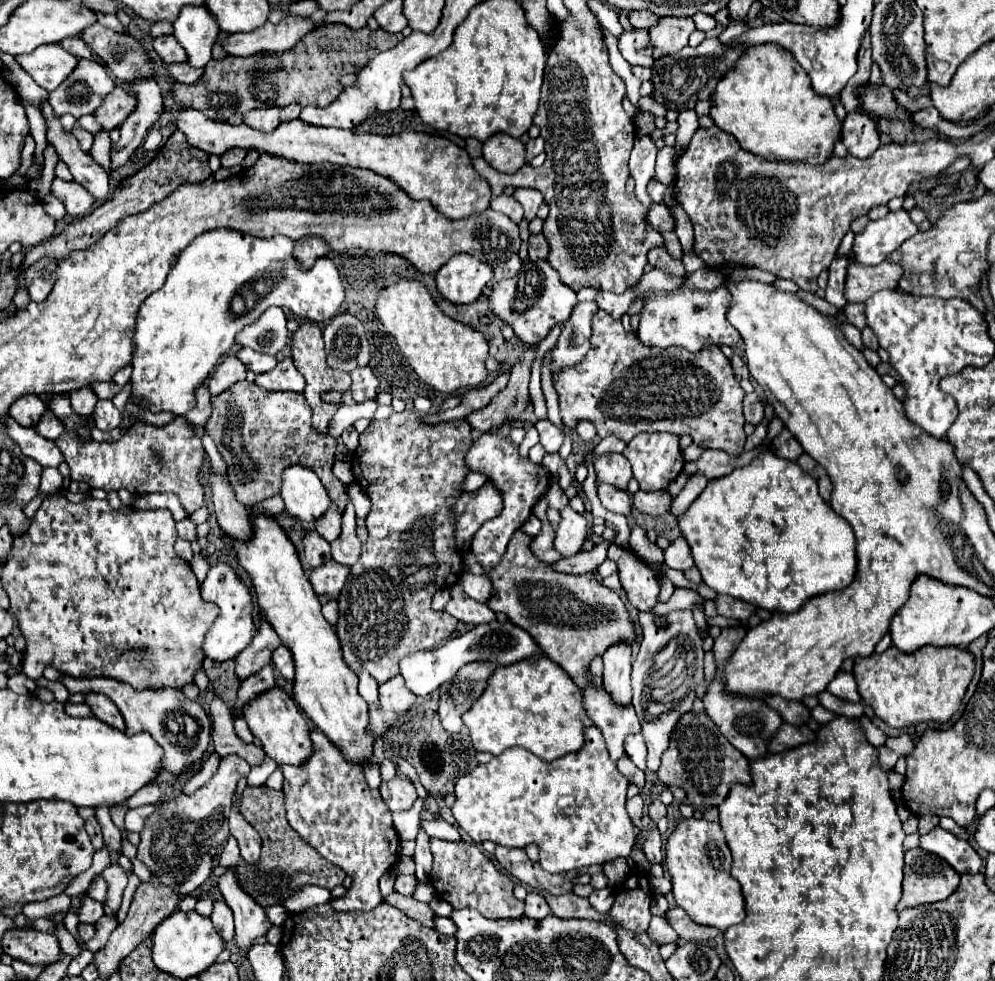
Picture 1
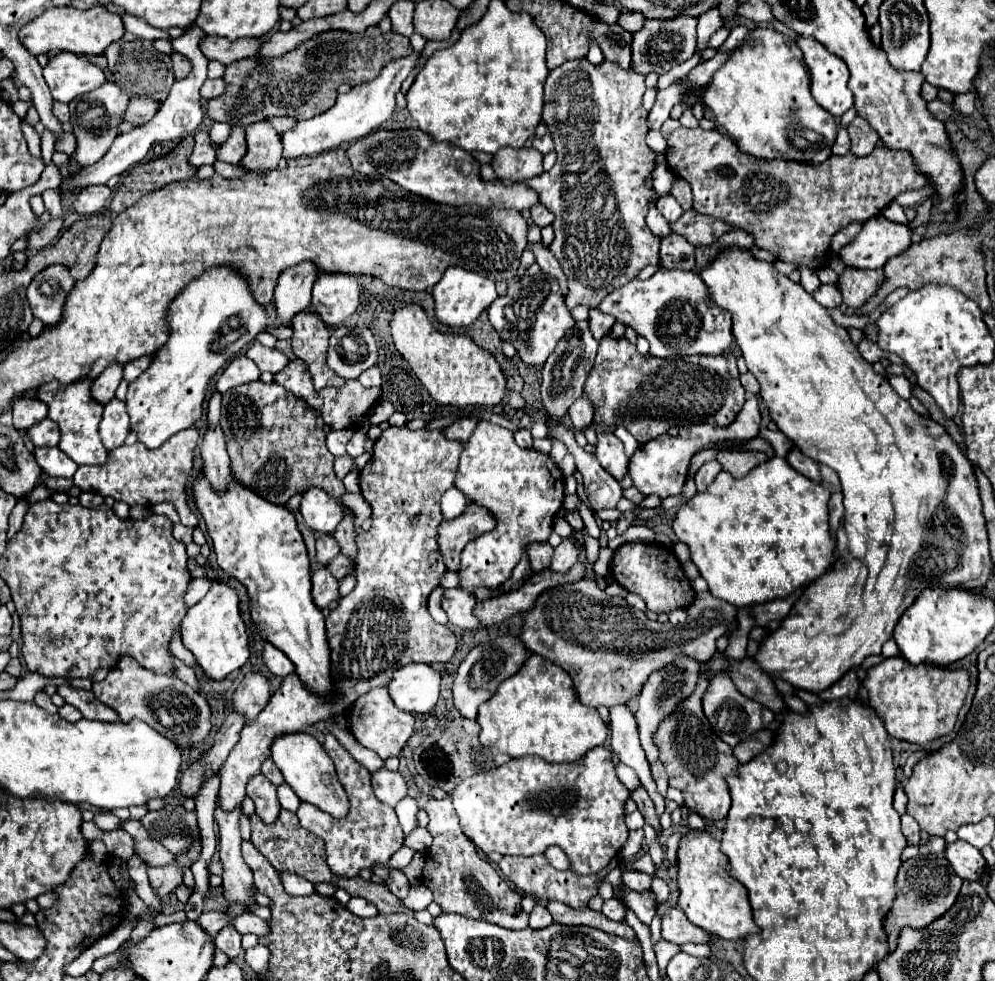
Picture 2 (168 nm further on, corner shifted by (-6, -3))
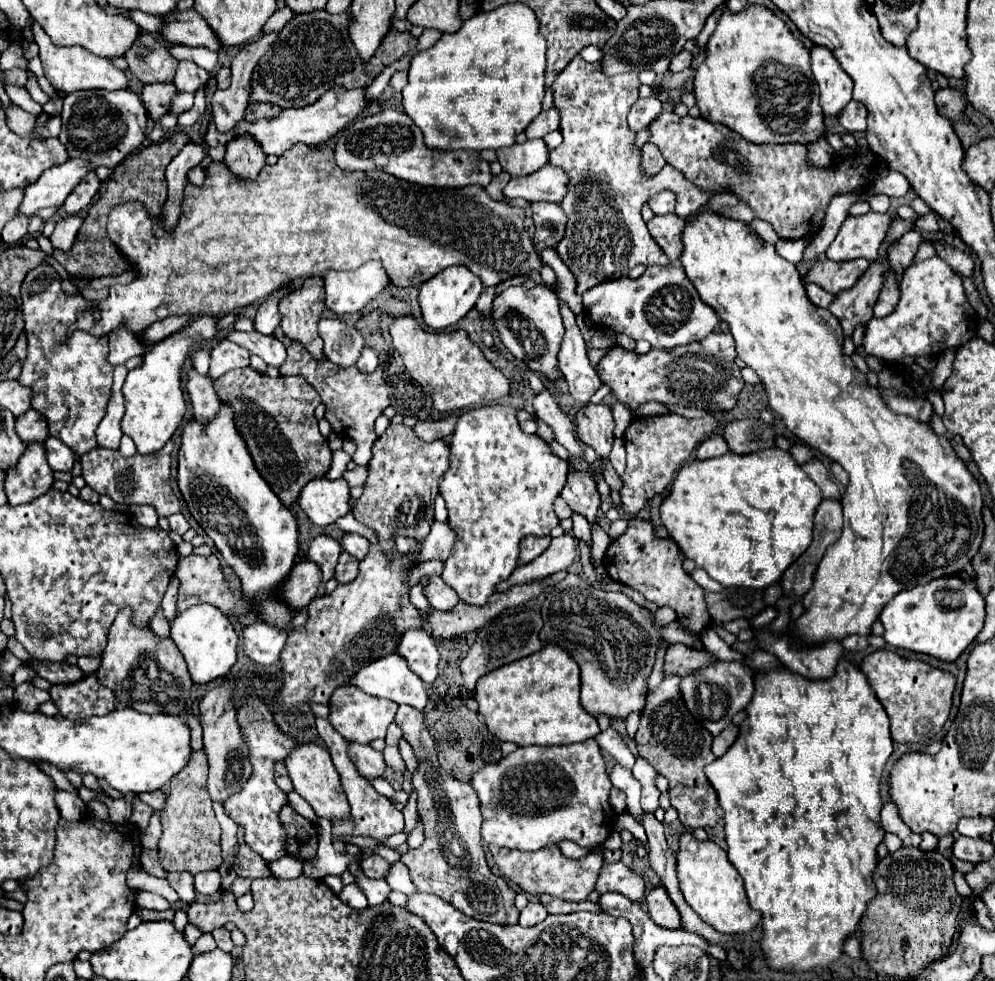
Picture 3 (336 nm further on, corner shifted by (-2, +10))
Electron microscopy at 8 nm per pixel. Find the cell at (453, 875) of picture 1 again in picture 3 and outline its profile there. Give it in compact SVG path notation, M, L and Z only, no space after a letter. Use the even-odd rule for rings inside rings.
M403 704L397 710L395 722L403 730L403 738L413 746L419 762L419 770L413 774L413 786L417 792L417 812L425 824L425 842L401 856L401 862L409 868L411 882L419 892L435 894L471 918L495 924L517 924L519 910L513 906L515 892L485 862L479 834L483 818L473 786L439 768L433 738L423 726L423 714L419 710Z

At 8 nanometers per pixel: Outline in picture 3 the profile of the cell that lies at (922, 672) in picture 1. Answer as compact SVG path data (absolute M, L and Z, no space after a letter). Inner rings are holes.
M891 650L867 654L861 662L861 670L891 720L891 736L895 742L923 742L941 732L949 718L951 696L957 682L951 672L933 668L921 660L903 658Z

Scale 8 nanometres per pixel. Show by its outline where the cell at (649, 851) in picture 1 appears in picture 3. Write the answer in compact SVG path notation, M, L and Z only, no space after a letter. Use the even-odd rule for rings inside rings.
M609 726L605 732L595 736L595 740L601 746L601 750L607 750L621 766L629 769L634 766L636 758L633 756L633 752L629 750L627 742L623 740L623 736L615 730L615 726Z

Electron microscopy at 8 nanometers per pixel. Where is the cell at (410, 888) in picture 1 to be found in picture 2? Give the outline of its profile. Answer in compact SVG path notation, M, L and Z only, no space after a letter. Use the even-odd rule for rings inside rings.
M389 869L389 877L385 879L385 887L393 895L397 895L399 899L405 899L407 893L409 893L409 881L407 881L405 873L399 871L399 869Z

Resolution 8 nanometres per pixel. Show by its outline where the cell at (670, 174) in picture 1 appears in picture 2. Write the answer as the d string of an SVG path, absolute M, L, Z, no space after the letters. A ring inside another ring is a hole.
M651 207L649 215L647 215L647 225L649 225L651 233L655 233L657 237L665 237L665 235L669 235L669 233L671 233L669 223L663 219L663 215L661 215L655 207Z

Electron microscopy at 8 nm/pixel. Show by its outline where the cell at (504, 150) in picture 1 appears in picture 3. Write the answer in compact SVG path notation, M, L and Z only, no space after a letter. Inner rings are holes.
M527 140L511 148L499 148L497 160L511 176L527 176L547 164L549 150L543 140Z

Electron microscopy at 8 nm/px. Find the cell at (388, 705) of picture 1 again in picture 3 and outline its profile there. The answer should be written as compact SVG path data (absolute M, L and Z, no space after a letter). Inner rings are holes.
M353 686L337 688L331 694L329 708L331 708L329 722L335 726L335 730L349 742L359 742L359 744L369 744L375 738L385 738L385 732L389 724L395 720L395 712L397 712L395 702L367 696L361 688L353 688Z

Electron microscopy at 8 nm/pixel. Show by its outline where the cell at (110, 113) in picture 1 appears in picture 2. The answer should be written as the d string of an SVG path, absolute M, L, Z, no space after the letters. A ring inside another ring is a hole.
M133 97L129 103L129 109L125 113L125 121L143 125L143 123L151 121L151 117L155 117L157 111L159 111L159 101L151 99L151 97Z

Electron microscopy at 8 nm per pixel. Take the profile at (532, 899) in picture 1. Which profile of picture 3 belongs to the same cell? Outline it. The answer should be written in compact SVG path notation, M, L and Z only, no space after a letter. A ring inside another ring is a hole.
M529 902L523 910L521 910L521 918L519 924L521 926L535 926L539 922L543 922L547 918L547 910L543 908L541 902Z

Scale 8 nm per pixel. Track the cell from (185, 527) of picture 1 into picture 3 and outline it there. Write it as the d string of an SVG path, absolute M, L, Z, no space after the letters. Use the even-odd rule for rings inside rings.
M181 512L169 516L169 526L171 526L173 532L177 532L177 534L181 534L181 536L189 530L189 522L187 522L187 518L185 518Z

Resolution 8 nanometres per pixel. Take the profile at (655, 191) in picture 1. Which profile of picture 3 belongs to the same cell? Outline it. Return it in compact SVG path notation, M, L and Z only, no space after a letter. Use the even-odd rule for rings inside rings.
M663 190L649 200L649 206L655 214L671 214L675 210L675 194L669 190Z

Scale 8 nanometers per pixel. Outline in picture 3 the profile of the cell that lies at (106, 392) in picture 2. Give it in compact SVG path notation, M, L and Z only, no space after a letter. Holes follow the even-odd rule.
M119 328L115 332L111 332L109 354L107 354L107 362L111 366L123 364L131 356L143 356L143 354L145 354L145 350L139 348L137 336L131 336L131 332L119 332Z

